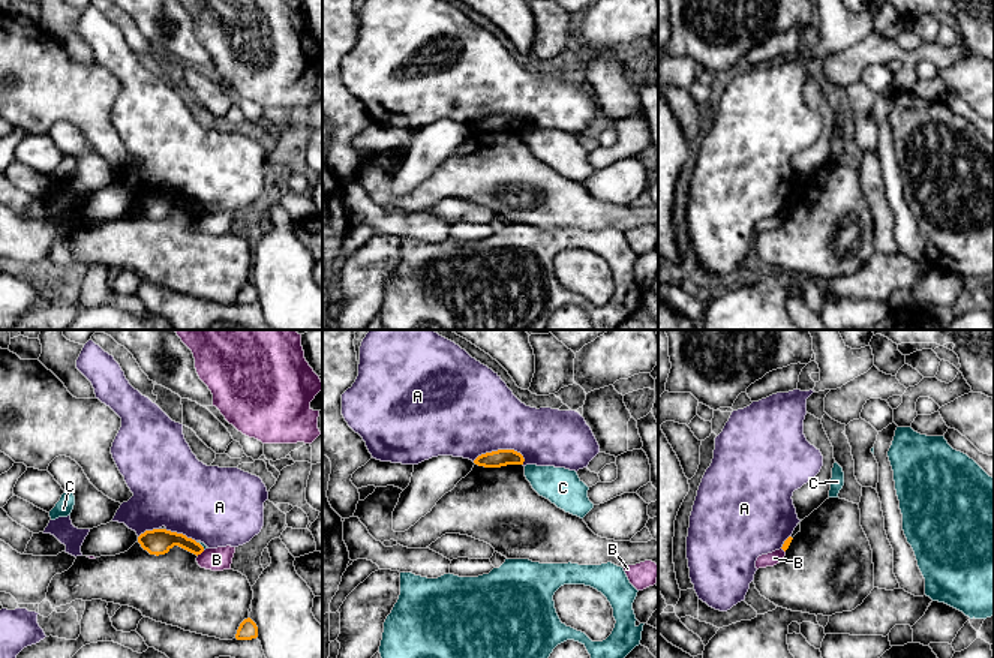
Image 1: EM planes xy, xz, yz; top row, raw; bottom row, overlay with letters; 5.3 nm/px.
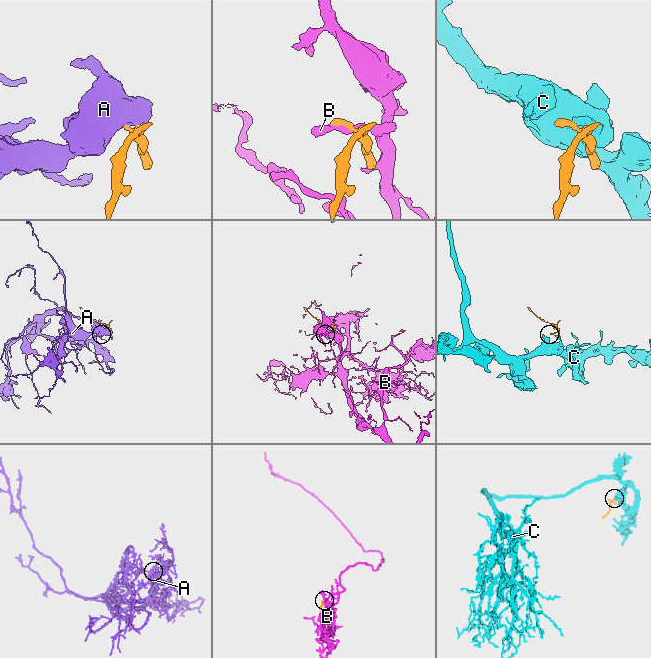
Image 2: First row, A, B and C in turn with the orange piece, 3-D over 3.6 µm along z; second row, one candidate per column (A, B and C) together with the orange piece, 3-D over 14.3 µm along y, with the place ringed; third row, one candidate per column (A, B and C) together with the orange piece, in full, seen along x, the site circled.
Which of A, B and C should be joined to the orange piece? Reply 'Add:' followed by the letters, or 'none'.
Add: none

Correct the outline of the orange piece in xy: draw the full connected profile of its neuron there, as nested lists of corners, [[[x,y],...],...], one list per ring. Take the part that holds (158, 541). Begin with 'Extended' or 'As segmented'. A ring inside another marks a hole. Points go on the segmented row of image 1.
As segmented. [[[166,529],[145,531],[138,537],[138,543],[144,550],[156,556],[168,553],[174,546],[178,546],[196,556],[204,552],[204,547],[195,540]]]

